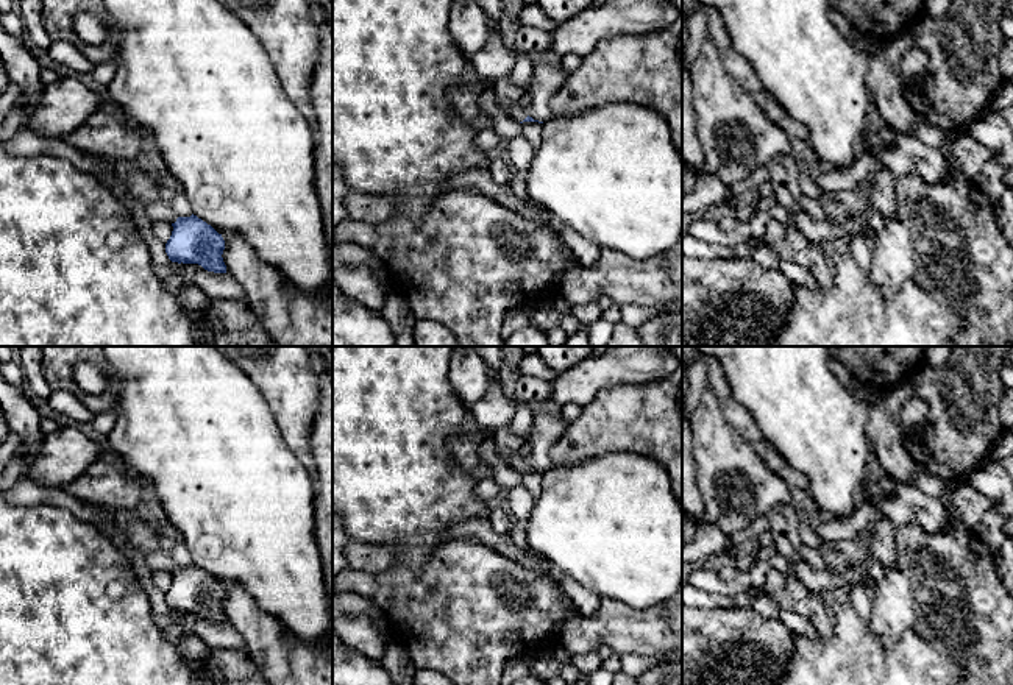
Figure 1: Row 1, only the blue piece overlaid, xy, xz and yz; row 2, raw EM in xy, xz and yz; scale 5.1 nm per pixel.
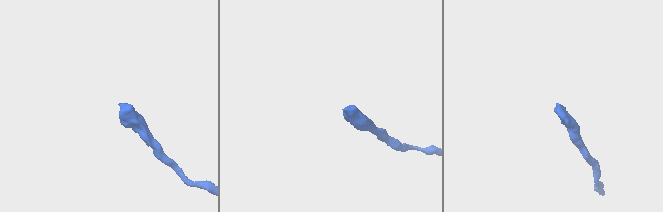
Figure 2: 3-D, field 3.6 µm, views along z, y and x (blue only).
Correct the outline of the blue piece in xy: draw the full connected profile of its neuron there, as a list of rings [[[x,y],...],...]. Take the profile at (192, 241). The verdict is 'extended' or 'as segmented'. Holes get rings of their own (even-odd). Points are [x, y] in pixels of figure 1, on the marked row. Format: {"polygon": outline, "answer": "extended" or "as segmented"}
{"polygon": [[[194,214],[178,217],[172,226],[172,236],[165,243],[165,253],[172,262],[198,264],[208,272],[226,273],[222,234]]], "answer": "as segmented"}

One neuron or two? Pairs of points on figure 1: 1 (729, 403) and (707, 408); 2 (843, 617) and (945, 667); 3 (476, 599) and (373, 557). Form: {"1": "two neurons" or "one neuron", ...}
{"1": "two neurons", "2": "one neuron", "3": "two neurons"}

